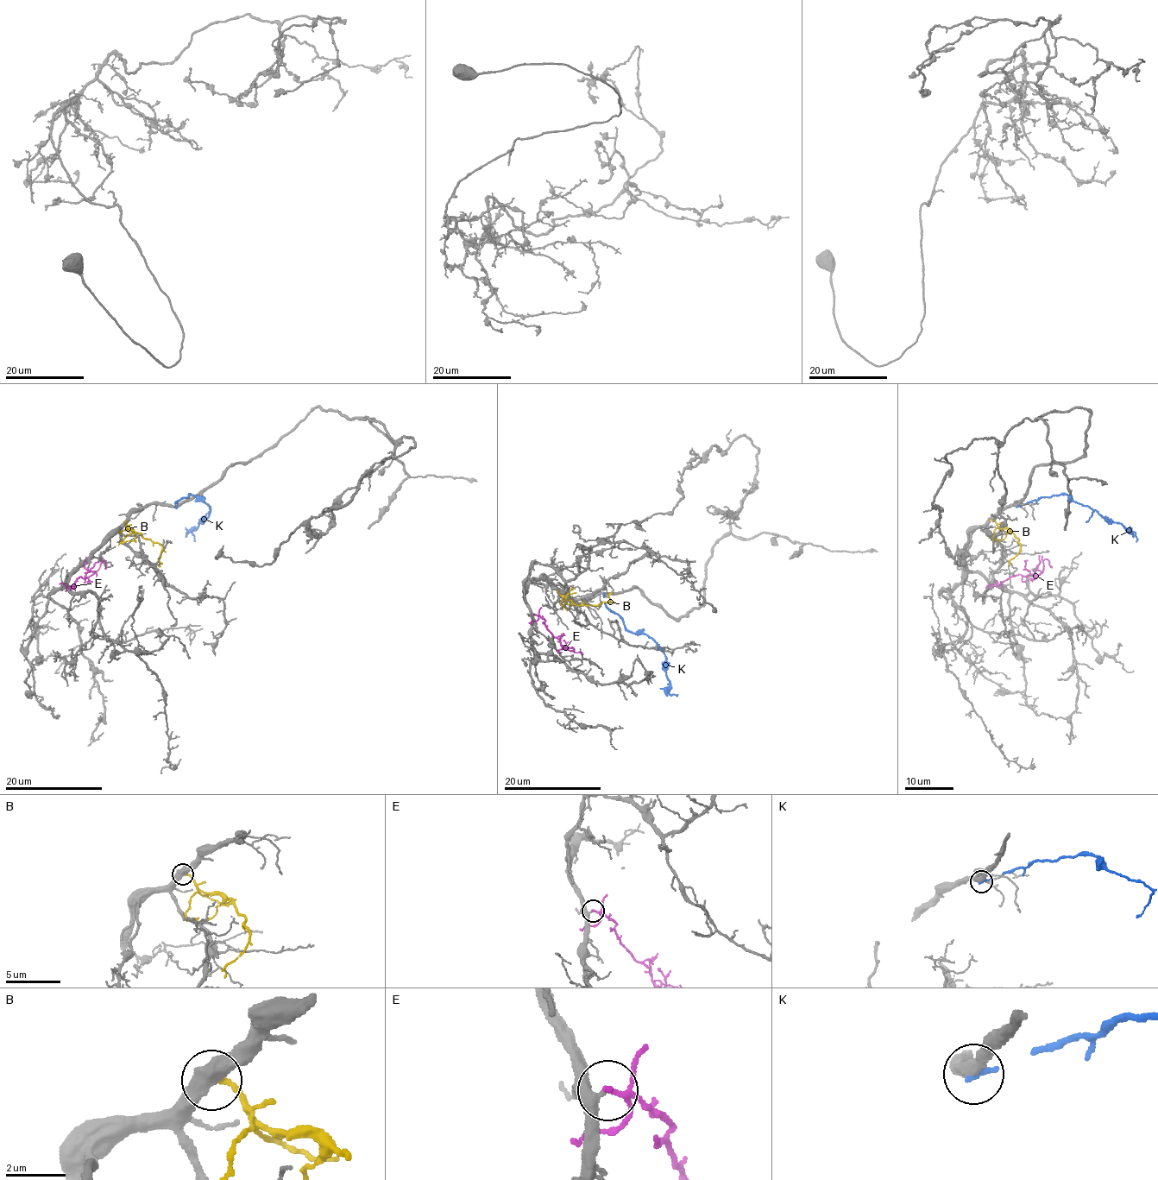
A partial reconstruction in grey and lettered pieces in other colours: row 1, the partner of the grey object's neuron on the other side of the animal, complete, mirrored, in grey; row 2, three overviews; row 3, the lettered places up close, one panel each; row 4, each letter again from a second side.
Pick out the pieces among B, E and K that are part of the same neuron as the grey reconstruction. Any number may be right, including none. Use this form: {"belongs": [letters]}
{"belongs": ["E"]}

